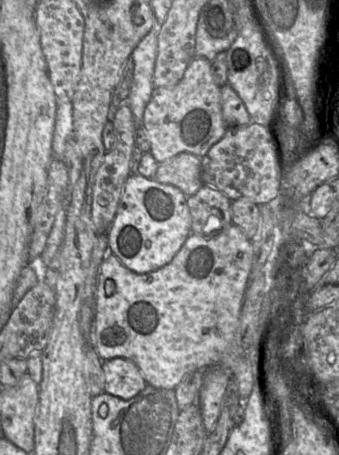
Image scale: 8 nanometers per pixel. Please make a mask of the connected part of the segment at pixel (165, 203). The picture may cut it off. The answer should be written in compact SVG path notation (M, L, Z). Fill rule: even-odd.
M131 173L122 192L115 219L107 232L110 251L137 274L149 273L168 264L191 232L187 196L177 187Z

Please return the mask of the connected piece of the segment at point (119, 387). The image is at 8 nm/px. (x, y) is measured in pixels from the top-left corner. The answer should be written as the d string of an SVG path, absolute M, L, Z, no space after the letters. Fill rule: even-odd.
M115 357L102 361L105 376L104 392L129 400L147 386L141 371L129 359Z

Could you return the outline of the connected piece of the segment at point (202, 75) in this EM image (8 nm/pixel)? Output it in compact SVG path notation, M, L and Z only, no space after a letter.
M195 56L176 85L154 88L142 126L151 145L150 153L159 164L183 152L199 157L206 155L227 130L222 115L221 87L212 74L211 61Z

